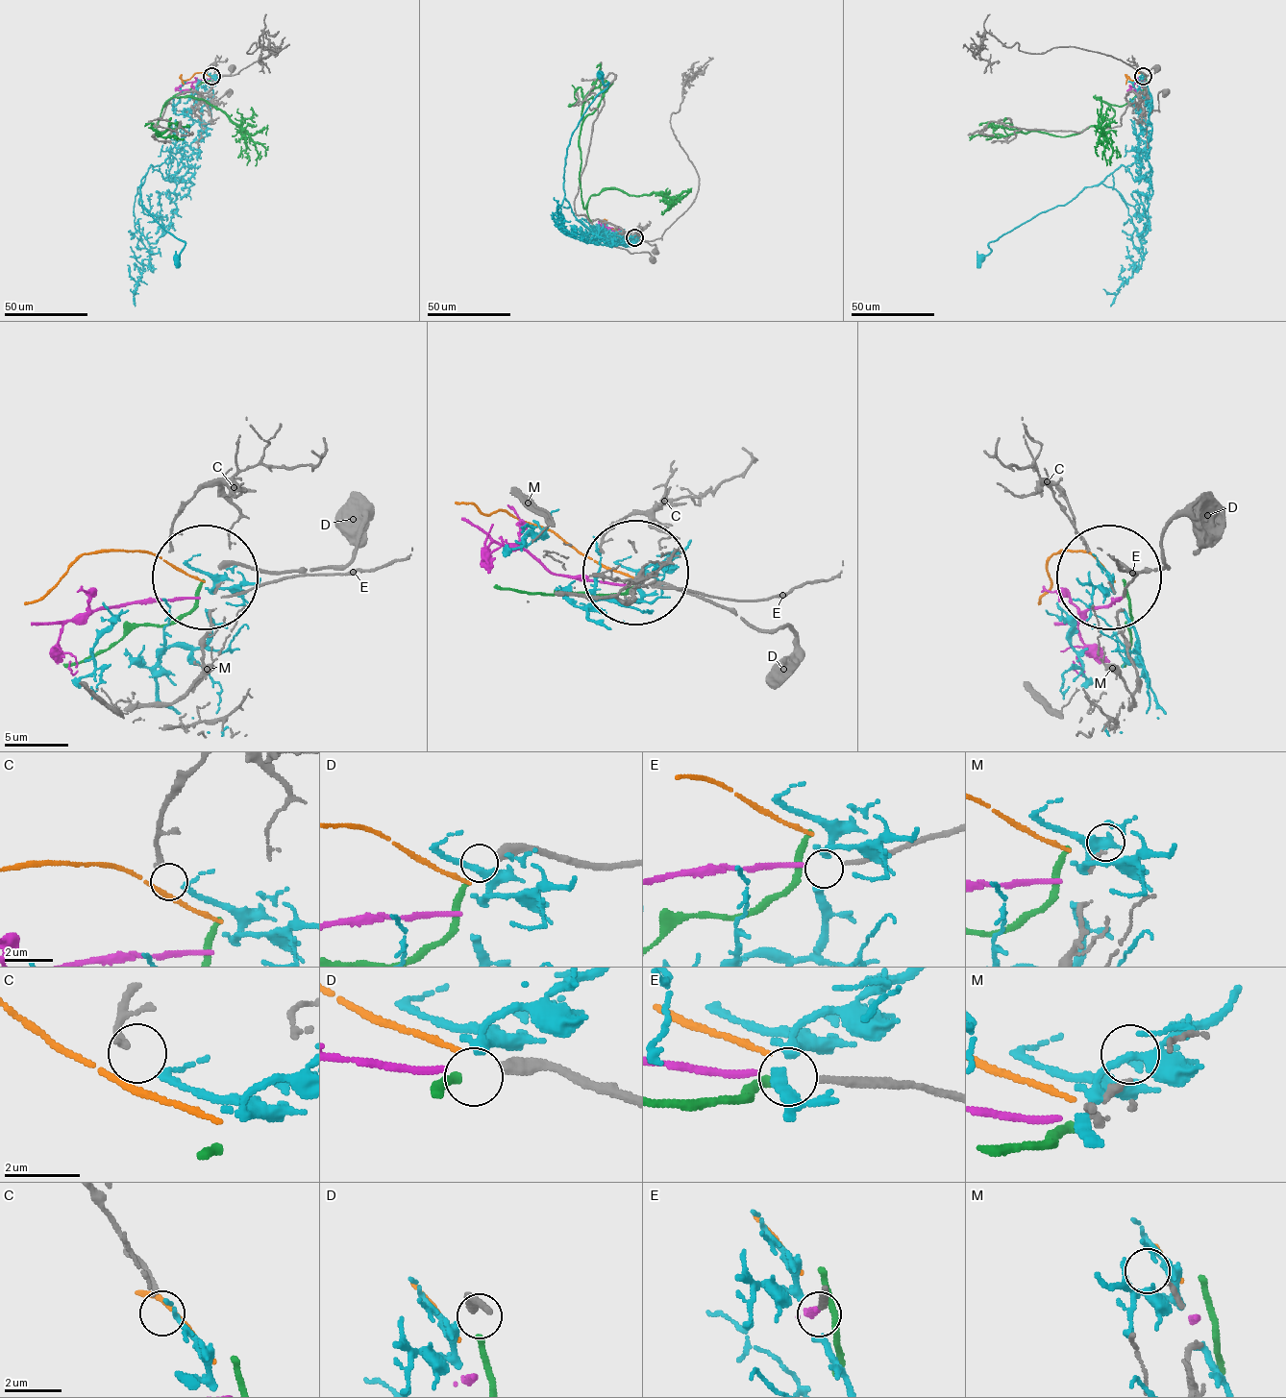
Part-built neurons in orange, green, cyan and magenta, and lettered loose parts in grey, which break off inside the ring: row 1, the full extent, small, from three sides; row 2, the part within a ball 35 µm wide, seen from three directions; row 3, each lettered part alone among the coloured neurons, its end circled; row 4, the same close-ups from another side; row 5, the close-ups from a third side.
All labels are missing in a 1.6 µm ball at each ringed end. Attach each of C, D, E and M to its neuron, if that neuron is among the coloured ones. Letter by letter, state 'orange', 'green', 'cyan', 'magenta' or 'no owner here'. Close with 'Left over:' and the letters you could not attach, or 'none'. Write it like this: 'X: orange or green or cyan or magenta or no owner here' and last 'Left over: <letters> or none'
C: no owner here
D: green
E: magenta
M: no owner here
Left over: C, M

